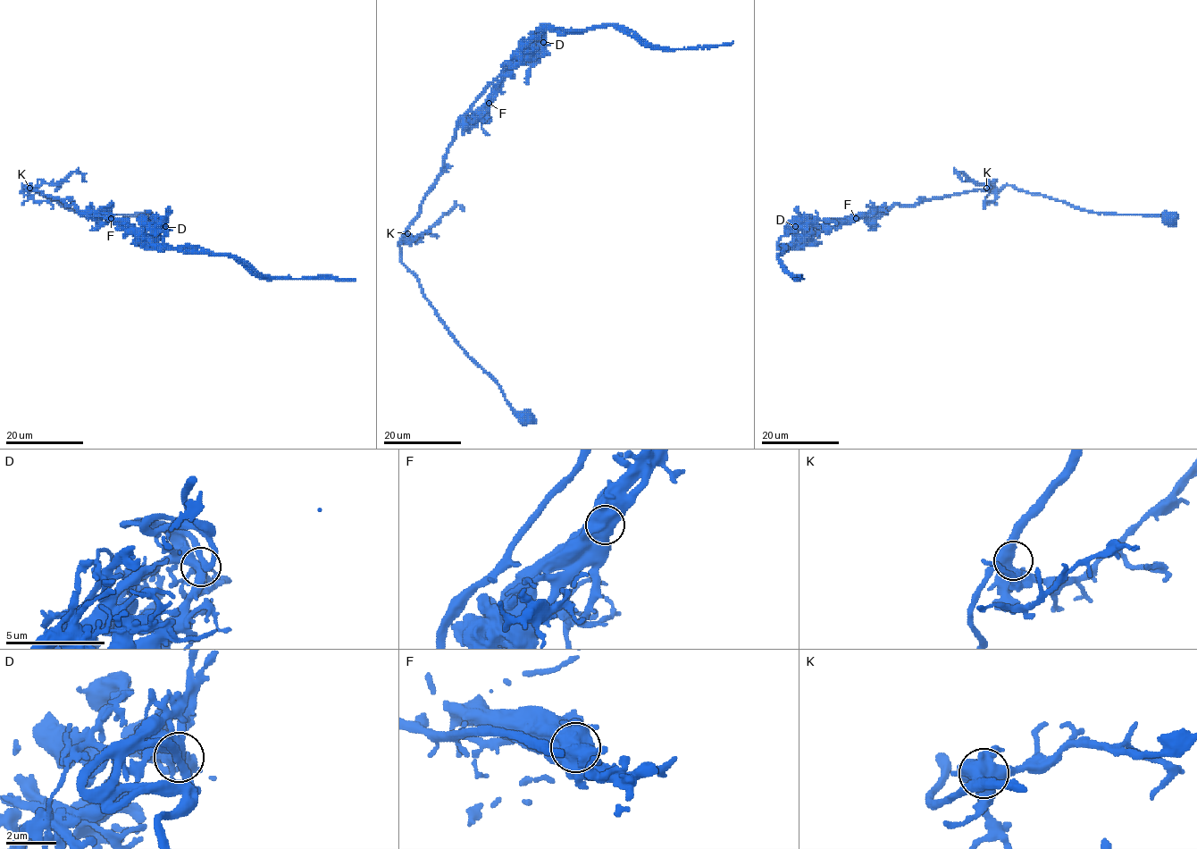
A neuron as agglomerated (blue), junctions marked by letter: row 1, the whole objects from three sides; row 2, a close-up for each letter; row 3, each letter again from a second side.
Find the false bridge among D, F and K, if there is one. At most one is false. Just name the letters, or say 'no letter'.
F

